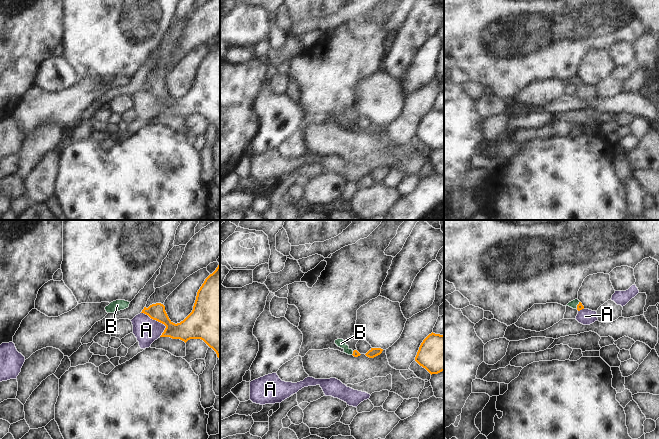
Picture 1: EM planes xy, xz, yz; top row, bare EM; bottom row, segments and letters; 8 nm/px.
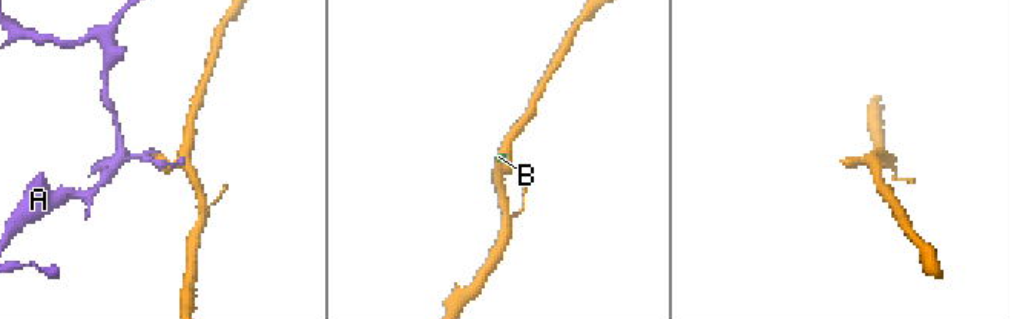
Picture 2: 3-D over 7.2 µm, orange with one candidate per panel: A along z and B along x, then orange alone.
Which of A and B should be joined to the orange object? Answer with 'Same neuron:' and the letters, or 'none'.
Same neuron: B

